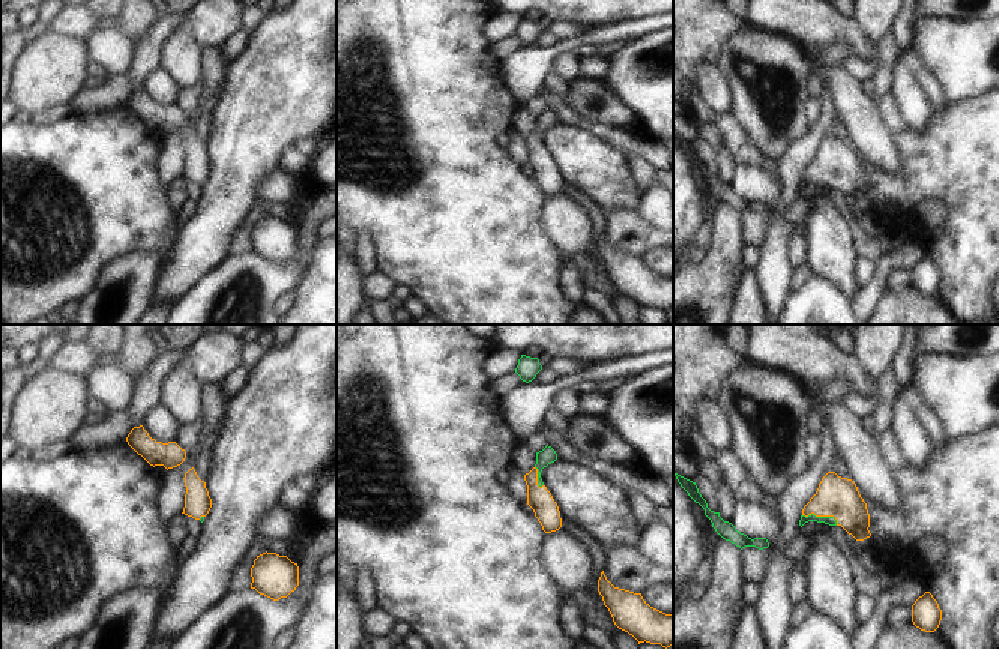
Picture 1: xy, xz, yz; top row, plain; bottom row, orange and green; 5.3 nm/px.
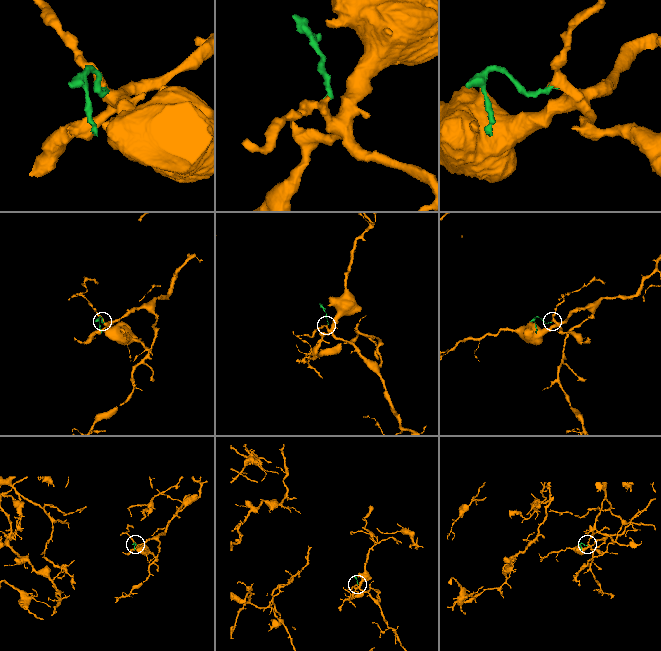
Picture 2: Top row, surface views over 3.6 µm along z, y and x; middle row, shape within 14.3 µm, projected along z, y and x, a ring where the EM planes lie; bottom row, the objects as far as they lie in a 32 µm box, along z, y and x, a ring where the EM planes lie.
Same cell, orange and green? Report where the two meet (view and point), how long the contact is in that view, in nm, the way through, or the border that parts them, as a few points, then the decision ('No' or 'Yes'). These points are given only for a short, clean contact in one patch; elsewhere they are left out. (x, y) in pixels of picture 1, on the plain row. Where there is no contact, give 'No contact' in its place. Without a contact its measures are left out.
Touches orange at yz (822, 179). Shared border 200 nm. Path across: yz (839, 161), (822, 179), (828, 184). Yes

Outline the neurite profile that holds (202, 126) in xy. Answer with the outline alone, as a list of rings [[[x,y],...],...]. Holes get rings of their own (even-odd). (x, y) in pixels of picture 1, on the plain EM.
[[[210,113],[201,114],[197,119],[197,122],[194,123],[194,132],[198,138],[198,141],[204,146],[206,146],[206,141],[209,137],[210,126],[212,126],[212,114]]]

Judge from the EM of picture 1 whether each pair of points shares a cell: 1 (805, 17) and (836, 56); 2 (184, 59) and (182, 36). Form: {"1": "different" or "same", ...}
{"1": "different", "2": "same"}

